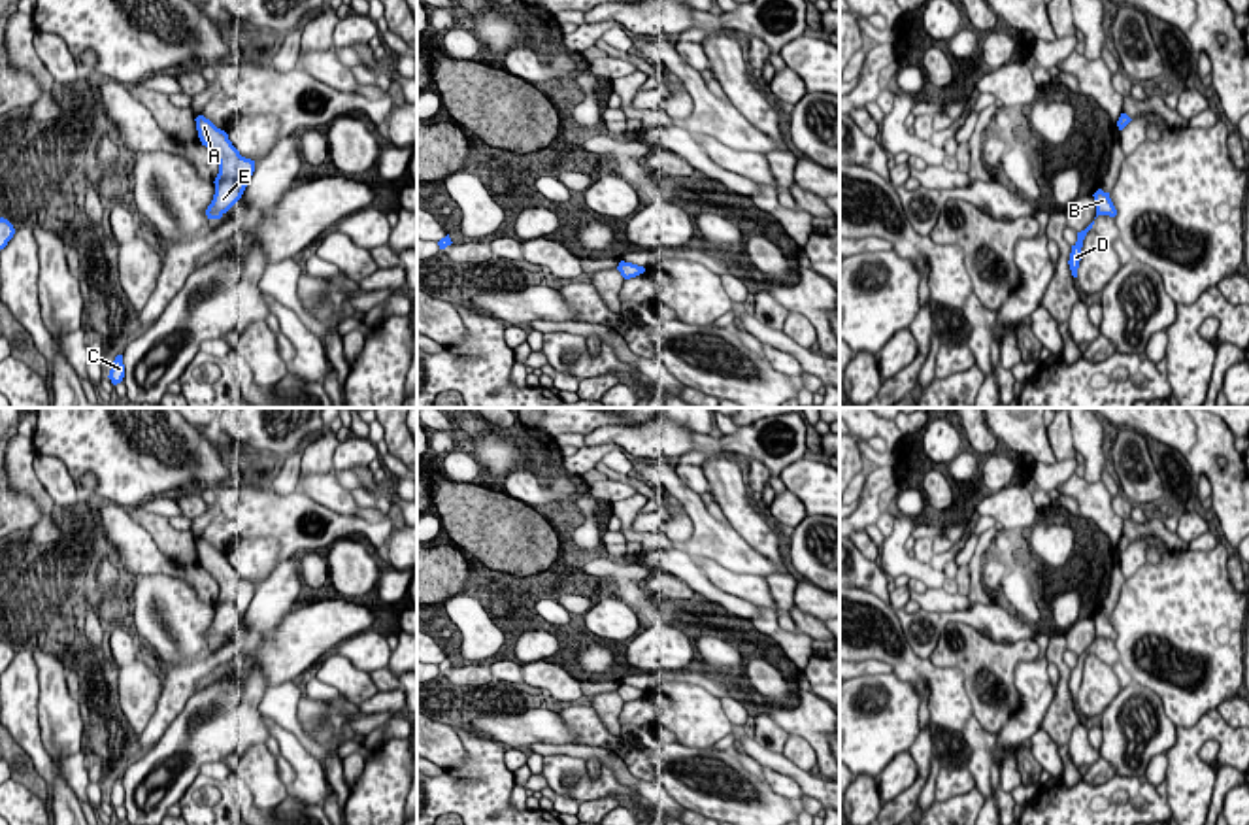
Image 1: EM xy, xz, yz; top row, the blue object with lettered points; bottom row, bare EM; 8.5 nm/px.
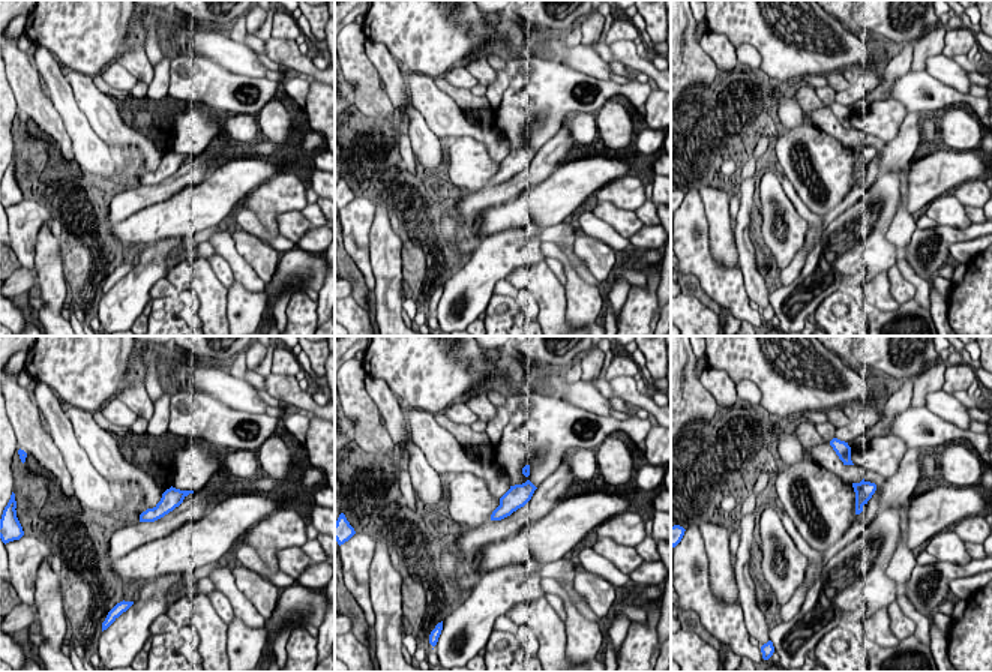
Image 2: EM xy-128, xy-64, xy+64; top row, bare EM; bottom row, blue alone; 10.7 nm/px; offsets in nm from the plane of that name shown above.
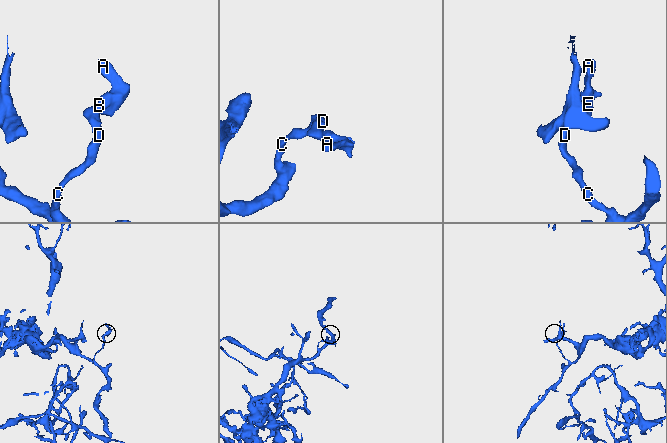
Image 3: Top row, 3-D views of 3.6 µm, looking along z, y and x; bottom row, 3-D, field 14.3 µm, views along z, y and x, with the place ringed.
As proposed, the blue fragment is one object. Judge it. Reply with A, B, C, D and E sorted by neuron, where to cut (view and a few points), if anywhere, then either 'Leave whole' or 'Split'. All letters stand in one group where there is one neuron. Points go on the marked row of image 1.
Groups: A B C D E. No split. Leave whole

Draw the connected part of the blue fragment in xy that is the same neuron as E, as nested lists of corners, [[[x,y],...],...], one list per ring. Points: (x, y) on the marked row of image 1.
[[[198,115],[194,121],[202,145],[219,160],[219,174],[213,181],[215,194],[206,215],[208,219],[221,219],[241,198],[255,172],[255,160],[241,157],[228,134],[204,115]]]

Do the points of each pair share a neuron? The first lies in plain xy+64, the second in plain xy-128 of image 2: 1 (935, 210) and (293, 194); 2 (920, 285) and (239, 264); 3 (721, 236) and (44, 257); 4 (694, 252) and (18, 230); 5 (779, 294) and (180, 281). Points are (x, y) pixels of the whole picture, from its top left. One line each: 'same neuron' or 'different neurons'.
1: different neurons
2: different neurons
3: same neuron
4: same neuron
5: different neurons

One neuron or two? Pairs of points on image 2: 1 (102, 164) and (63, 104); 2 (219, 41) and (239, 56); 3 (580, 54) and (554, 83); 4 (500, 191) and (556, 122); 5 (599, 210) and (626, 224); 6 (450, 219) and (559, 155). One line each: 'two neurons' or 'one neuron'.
1: one neuron
2: one neuron
3: two neurons
4: two neurons
5: one neuron
6: two neurons

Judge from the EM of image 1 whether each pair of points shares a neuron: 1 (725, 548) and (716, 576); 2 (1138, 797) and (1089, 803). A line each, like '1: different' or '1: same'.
1: different
2: same

